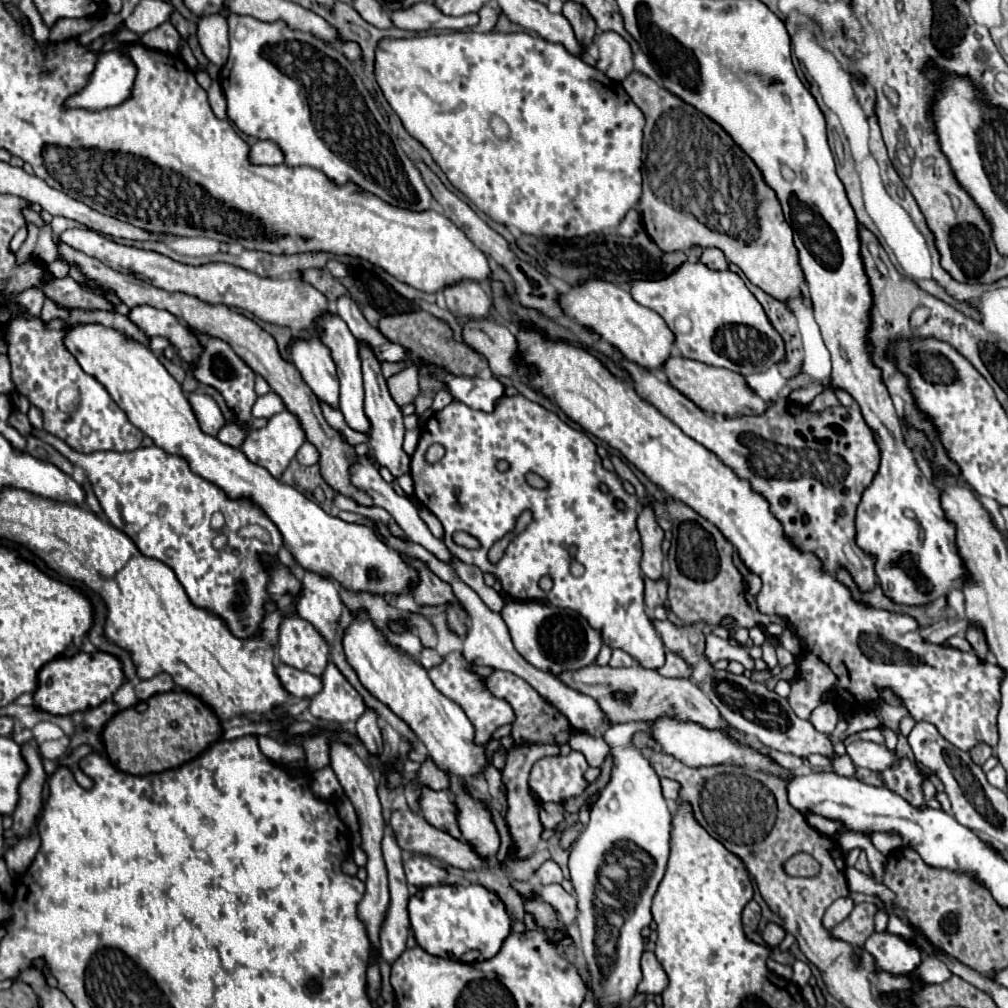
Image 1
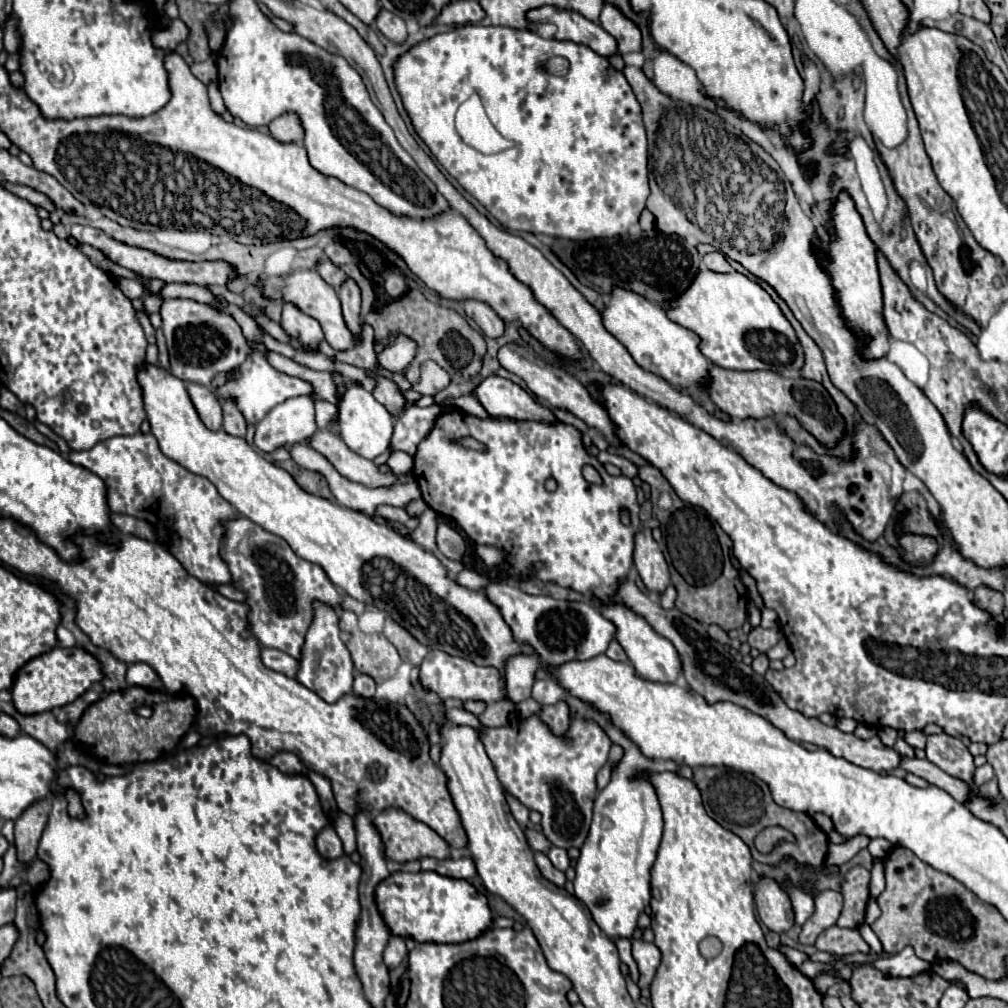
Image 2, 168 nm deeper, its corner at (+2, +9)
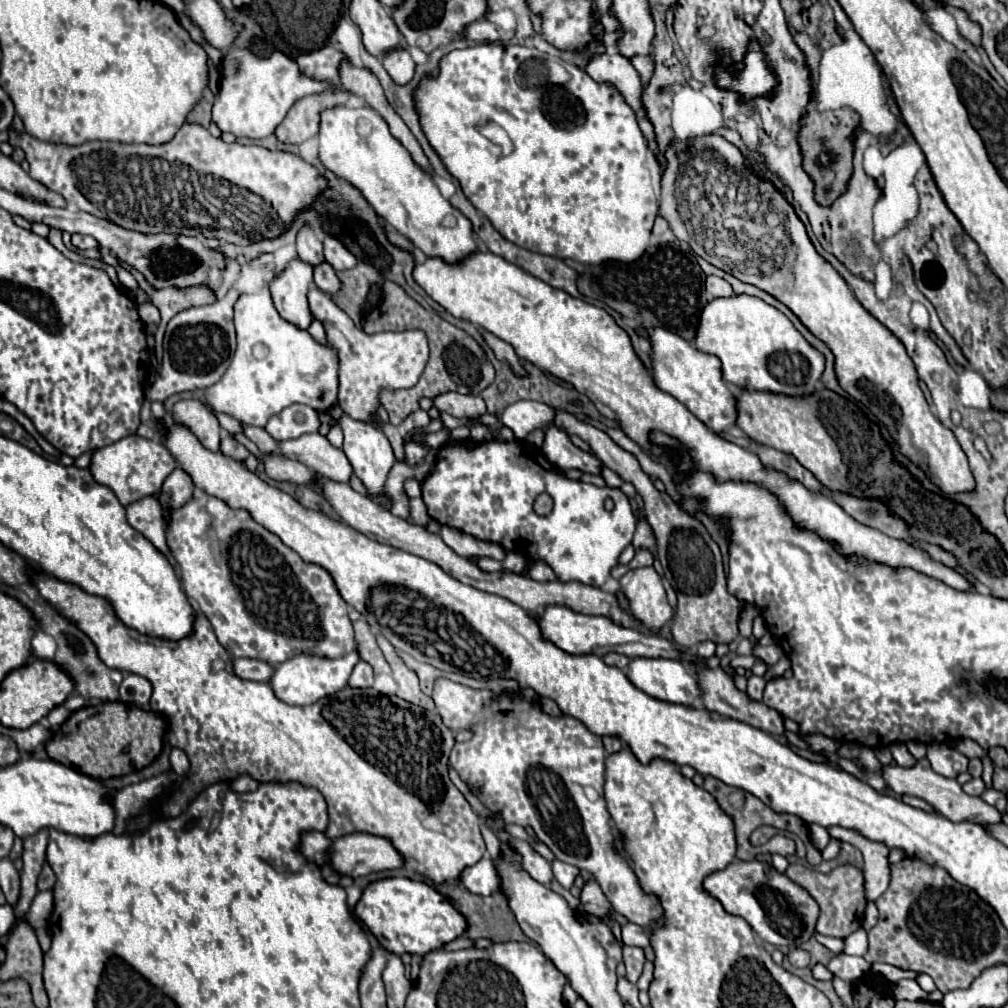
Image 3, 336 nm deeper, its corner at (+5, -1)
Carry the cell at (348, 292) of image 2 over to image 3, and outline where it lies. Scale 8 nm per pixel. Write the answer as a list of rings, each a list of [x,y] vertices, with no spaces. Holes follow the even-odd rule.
[[[326,260],[322,264],[318,264],[318,266],[314,266],[314,282],[324,292],[340,290],[340,280],[338,280],[334,268],[330,268],[330,264]]]

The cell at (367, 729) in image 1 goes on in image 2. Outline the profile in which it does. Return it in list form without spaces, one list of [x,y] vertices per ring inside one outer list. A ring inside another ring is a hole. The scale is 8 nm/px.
[[[357,674],[355,684],[353,684],[353,694],[357,694],[359,698],[373,698],[375,686],[377,684],[373,682],[373,678],[369,678],[365,674]]]

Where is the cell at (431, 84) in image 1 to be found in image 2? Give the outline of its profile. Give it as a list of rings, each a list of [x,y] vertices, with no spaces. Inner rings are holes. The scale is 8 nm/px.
[[[463,24],[457,26],[449,32],[435,34],[429,40],[417,42],[413,48],[409,48],[397,62],[393,62],[393,72],[395,72],[395,86],[397,92],[401,94],[403,106],[411,118],[411,124],[419,138],[429,146],[431,154],[437,158],[437,162],[475,198],[479,200],[491,216],[495,216],[507,230],[523,230],[523,232],[541,232],[547,236],[559,236],[559,238],[569,238],[569,240],[589,240],[589,238],[601,238],[601,236],[619,236],[629,230],[631,224],[637,222],[639,212],[645,208],[645,200],[649,196],[649,184],[647,184],[647,138],[645,138],[645,126],[641,120],[641,106],[625,80],[625,76],[615,70],[607,58],[595,54],[587,46],[579,46],[573,42],[561,42],[555,38],[541,38],[539,34],[531,30],[513,30],[513,28],[495,28],[495,26],[483,26],[483,24]],[[561,56],[569,60],[569,68],[565,74],[553,74],[549,70],[549,60]],[[471,94],[479,94],[485,102],[487,114],[491,122],[501,130],[501,134],[509,140],[515,142],[513,150],[505,150],[499,154],[485,156],[479,150],[467,146],[461,138],[459,132],[455,130],[455,112],[459,104],[463,104]]]

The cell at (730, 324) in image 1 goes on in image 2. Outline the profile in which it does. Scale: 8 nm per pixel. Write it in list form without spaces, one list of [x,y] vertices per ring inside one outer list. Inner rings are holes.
[[[699,270],[697,278],[693,278],[689,290],[677,298],[677,302],[665,302],[661,306],[669,320],[693,330],[699,336],[699,350],[701,354],[711,360],[713,364],[721,368],[731,370],[773,370],[781,372],[785,370],[785,376],[799,376],[799,370],[803,366],[803,348],[795,336],[795,330],[787,322],[787,318],[781,314],[779,306],[771,300],[771,296],[753,280],[743,276],[741,272],[713,272],[713,270]]]

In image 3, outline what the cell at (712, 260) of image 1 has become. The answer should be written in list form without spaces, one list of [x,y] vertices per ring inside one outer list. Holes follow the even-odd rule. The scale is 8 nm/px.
[[[708,276],[706,278],[706,292],[712,298],[728,298],[728,296],[732,296],[732,286],[718,276]]]

